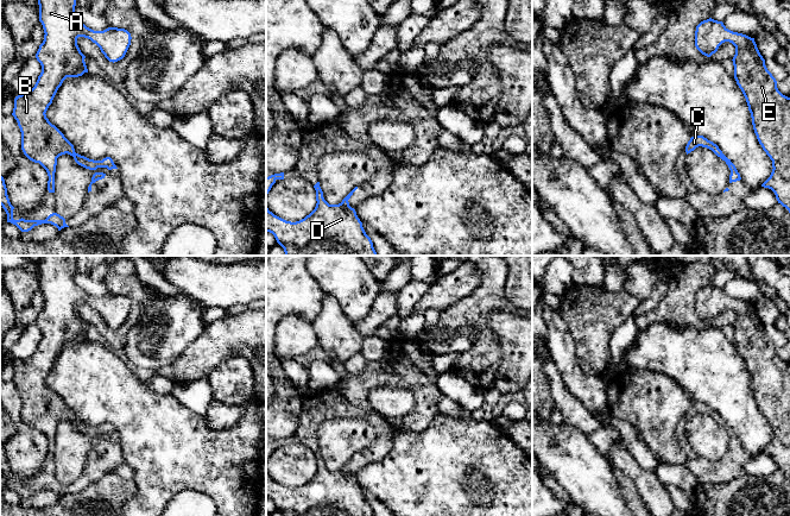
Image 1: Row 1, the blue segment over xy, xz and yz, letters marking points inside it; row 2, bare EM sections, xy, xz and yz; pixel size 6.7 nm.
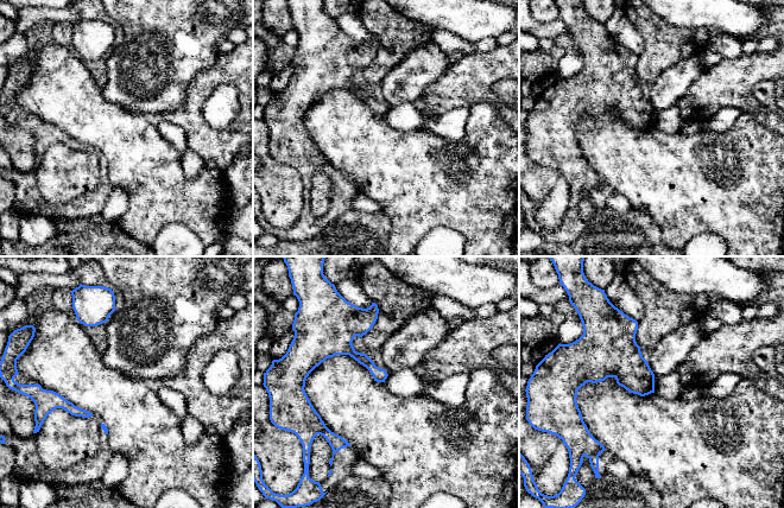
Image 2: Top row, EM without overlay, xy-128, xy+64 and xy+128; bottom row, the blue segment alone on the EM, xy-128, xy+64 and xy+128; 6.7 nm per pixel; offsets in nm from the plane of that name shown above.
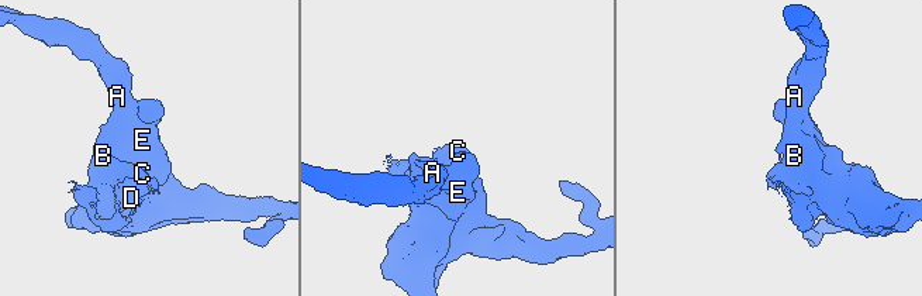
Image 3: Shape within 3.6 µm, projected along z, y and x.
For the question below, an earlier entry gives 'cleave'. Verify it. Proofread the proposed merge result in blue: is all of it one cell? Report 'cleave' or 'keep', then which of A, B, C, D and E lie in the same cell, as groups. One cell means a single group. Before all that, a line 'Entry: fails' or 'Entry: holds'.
Entry: fails
keep | A B C D E

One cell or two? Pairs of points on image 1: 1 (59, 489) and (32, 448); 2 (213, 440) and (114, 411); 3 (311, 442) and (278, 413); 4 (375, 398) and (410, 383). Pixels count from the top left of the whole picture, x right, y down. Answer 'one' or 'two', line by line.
1: two
2: one
3: two
4: two

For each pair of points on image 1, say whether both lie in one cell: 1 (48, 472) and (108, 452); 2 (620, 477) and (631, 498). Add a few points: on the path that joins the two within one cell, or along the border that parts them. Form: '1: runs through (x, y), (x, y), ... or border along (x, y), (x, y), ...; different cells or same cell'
1: runs through (61, 488), (78, 485), (94, 469); same cell
2: runs through (625, 482), (630, 494); same cell

